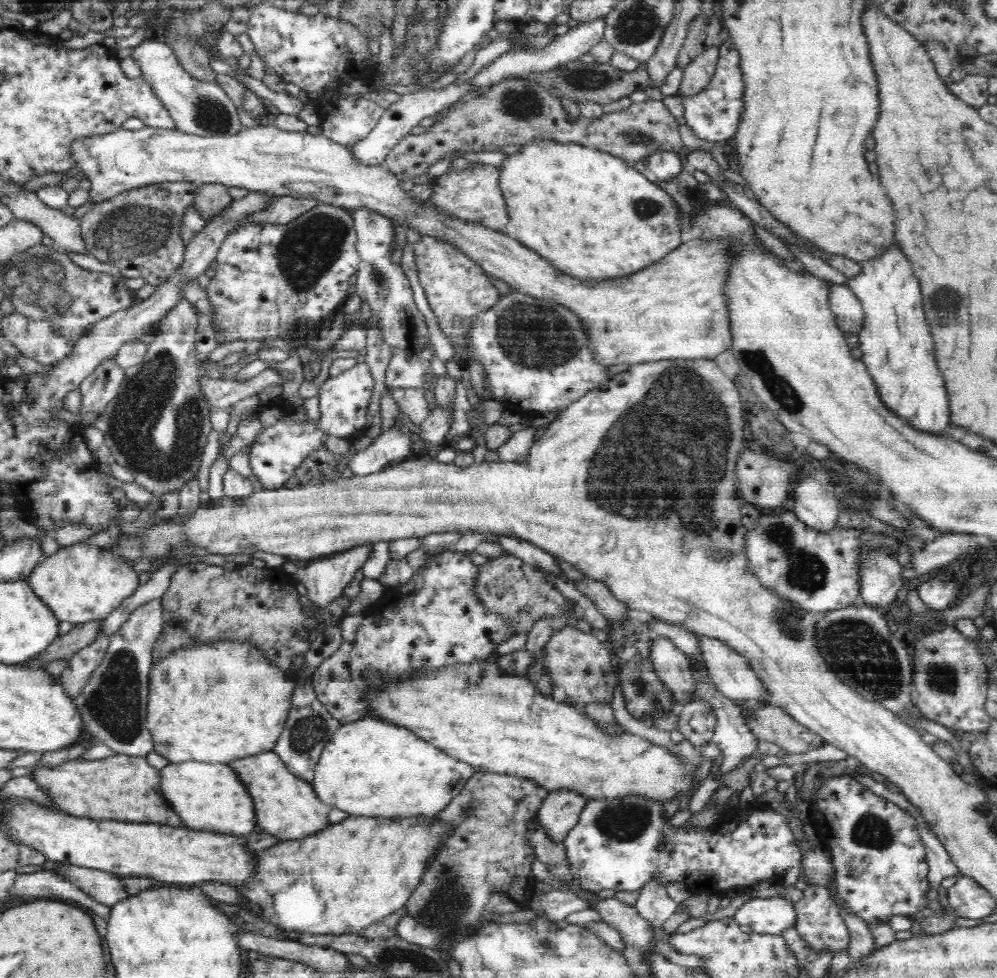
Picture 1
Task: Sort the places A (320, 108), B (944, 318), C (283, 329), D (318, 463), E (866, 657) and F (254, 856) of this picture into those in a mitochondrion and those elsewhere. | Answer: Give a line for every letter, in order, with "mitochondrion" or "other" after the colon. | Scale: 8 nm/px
A: other
B: mitochondrion
C: other
D: other
E: mitochondrion
F: other

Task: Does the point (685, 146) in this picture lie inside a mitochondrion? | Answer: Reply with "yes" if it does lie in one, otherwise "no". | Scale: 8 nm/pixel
no

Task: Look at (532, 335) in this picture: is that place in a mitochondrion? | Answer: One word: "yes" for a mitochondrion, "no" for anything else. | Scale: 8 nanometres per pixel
yes

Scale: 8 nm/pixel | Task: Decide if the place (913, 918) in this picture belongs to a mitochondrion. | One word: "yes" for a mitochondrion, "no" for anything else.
no

